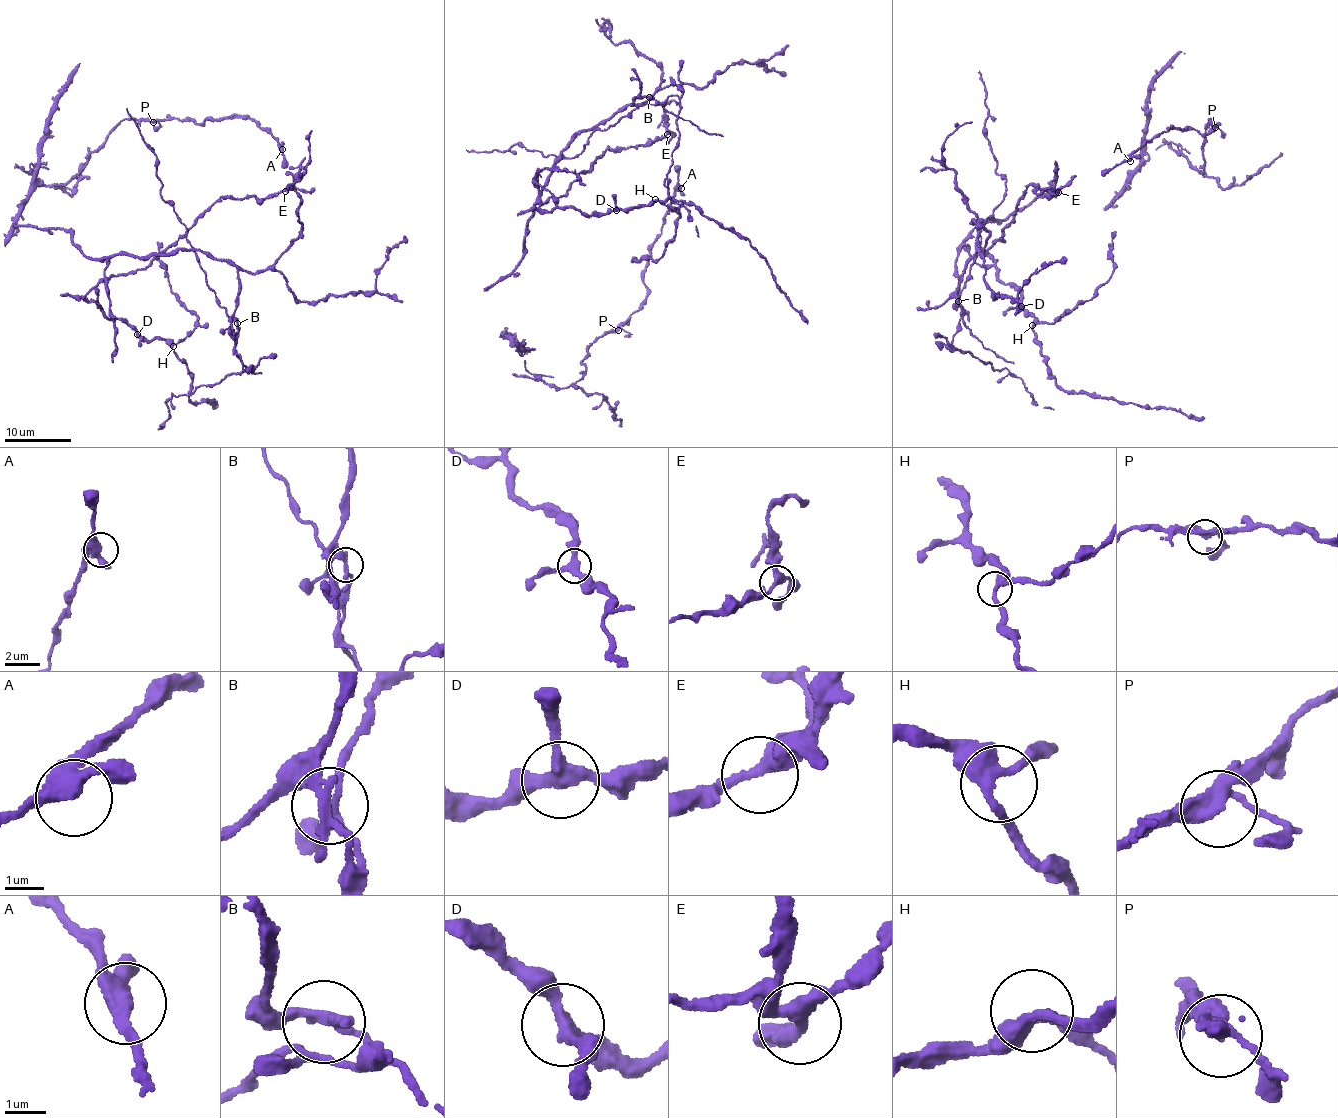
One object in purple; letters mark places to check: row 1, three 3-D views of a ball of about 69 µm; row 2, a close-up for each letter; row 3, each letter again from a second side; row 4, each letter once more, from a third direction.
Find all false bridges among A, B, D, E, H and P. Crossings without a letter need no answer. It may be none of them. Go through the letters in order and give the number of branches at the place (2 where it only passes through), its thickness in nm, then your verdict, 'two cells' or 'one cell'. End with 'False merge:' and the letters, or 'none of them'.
A: branches 3; calibre 360 nm; one cell
B: branches 3; calibre 200 nm; two cells
D: branches 3; calibre 300 nm; one cell
E: branches 3; calibre 280 nm; one cell
H: branches 4; calibre 300 nm; one cell
P: branches 3; calibre 300 nm; one cell
False merge: B

